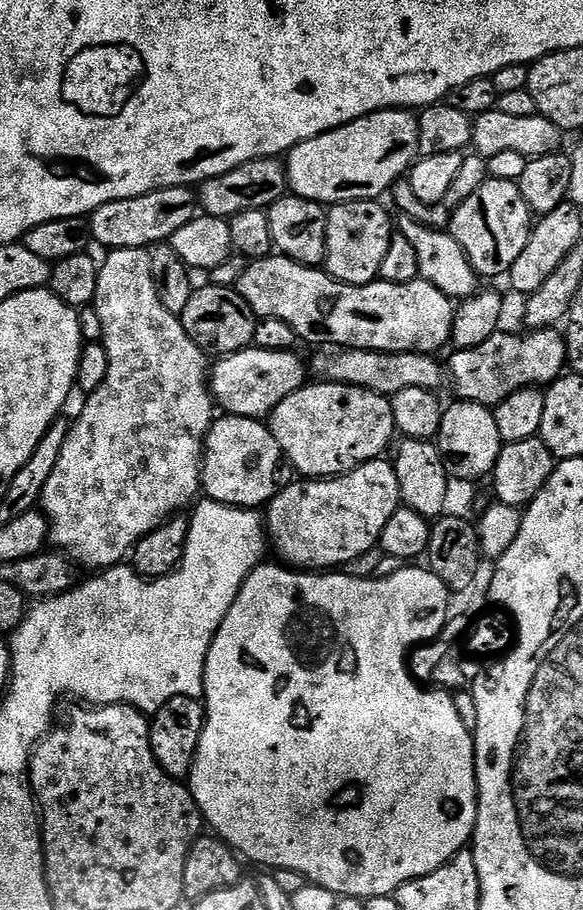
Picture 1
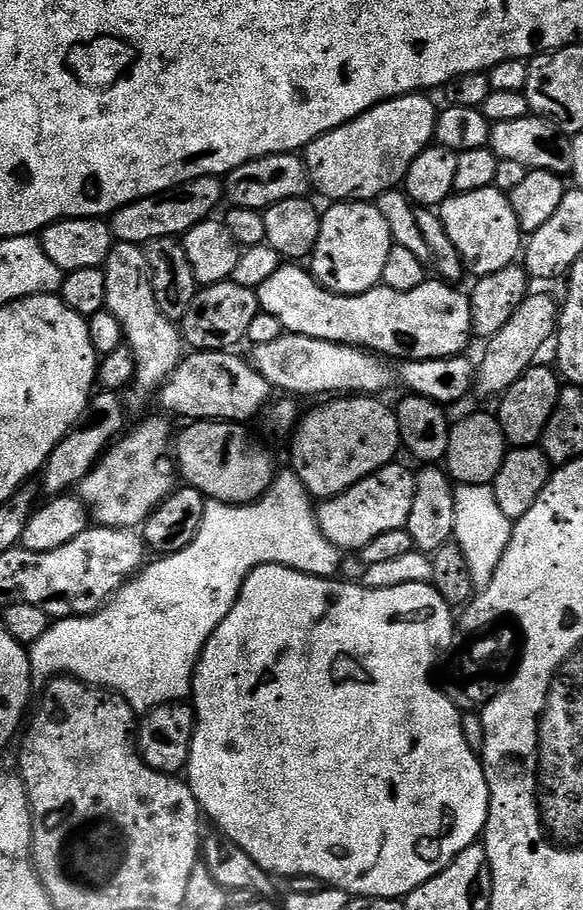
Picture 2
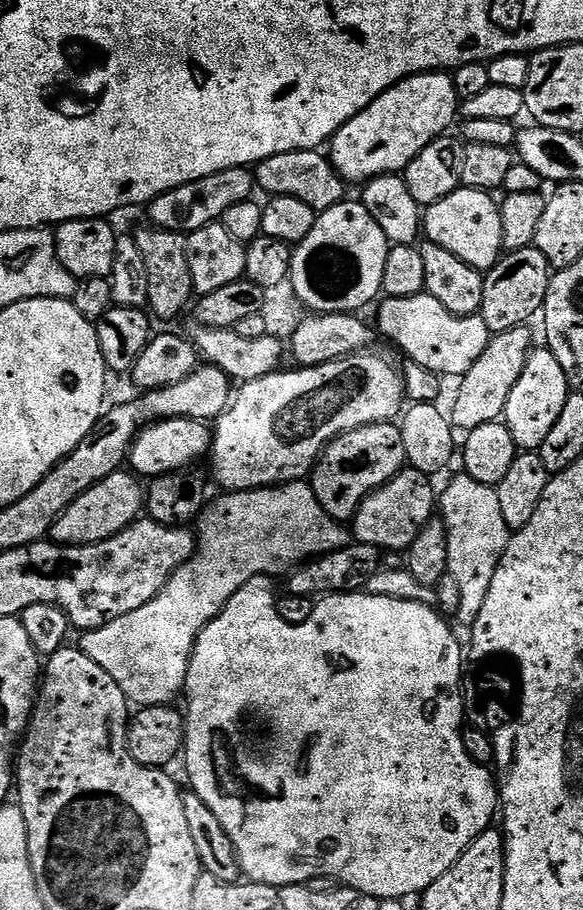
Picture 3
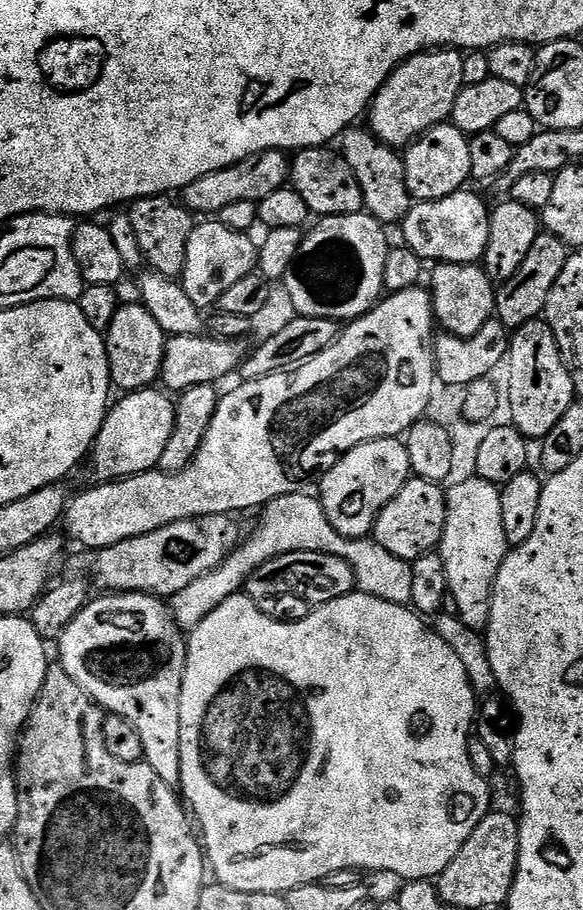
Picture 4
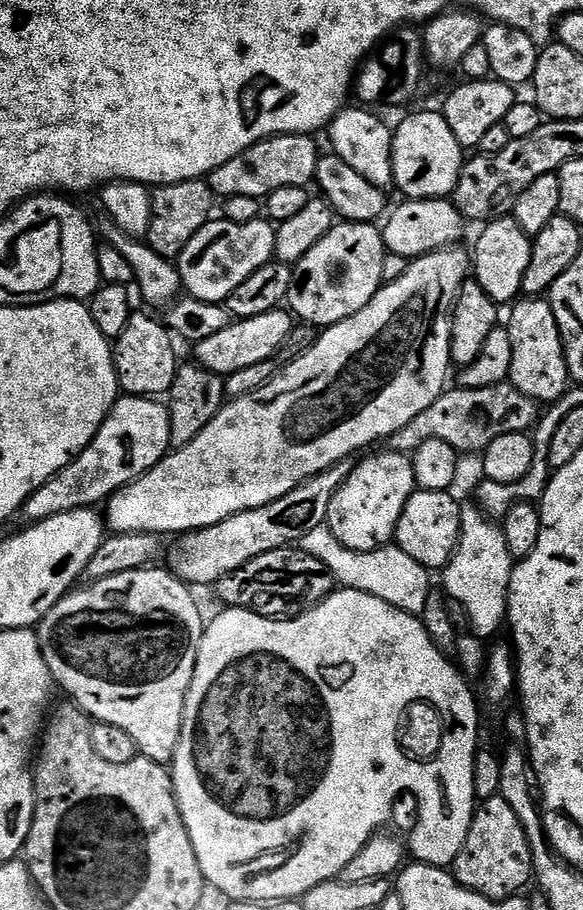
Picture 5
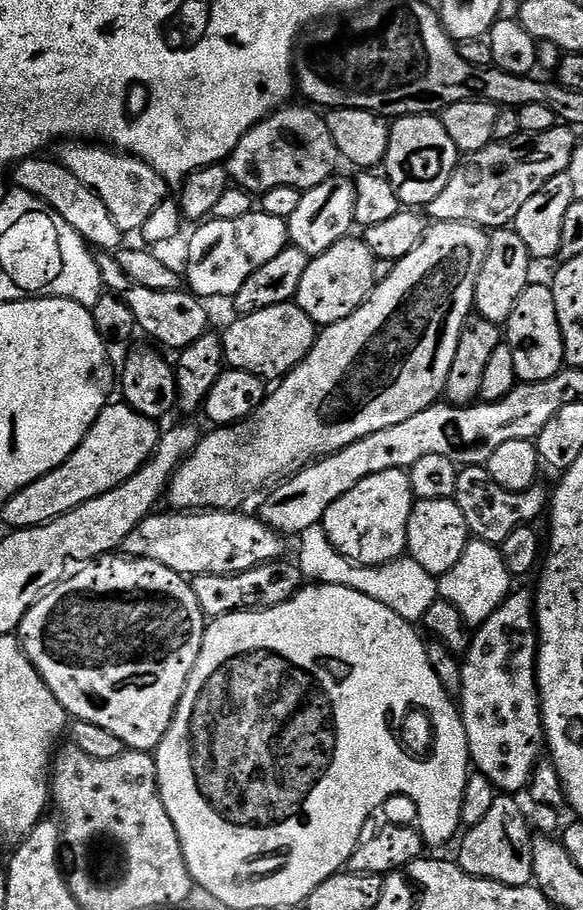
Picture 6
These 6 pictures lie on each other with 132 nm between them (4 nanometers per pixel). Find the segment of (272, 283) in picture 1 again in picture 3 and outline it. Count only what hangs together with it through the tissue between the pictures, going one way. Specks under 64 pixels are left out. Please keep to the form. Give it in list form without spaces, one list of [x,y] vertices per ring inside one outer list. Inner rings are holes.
[[[427,294],[411,296],[410,298],[390,296],[381,299],[379,304],[380,309],[376,312],[376,320],[374,319],[379,335],[381,337],[389,336],[408,355],[407,359],[411,363],[426,366],[426,370],[436,373],[441,378],[447,378],[447,376],[459,378],[466,375],[470,366],[474,366],[474,362],[478,362],[478,358],[482,358],[482,350],[486,350],[490,333],[486,322],[482,322],[479,314],[475,316],[450,314],[450,310],[446,310],[446,306],[442,306],[442,302],[438,302],[438,298]]]

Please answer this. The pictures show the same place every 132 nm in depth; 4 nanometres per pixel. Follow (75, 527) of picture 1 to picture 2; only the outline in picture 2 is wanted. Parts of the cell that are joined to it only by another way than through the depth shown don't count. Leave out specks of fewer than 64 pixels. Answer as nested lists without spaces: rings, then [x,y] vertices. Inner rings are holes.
[[[113,243],[103,270],[106,274],[106,311],[122,322],[126,346],[134,354],[134,388],[140,392],[159,393],[186,355],[181,329],[158,310],[150,266],[146,266],[146,254],[141,245]],[[148,416],[141,424],[133,428],[131,425],[108,447],[78,485],[80,500],[99,527],[139,529],[144,519],[177,487],[174,428],[172,432],[171,426],[163,420],[165,417],[160,416]]]

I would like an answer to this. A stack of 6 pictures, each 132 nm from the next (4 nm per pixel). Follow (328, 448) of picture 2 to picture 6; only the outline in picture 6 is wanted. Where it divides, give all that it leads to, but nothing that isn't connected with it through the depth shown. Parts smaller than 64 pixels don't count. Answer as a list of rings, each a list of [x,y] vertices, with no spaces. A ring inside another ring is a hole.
[[[382,470],[382,474],[370,474],[370,478],[362,478],[354,490],[342,494],[330,510],[326,510],[322,521],[328,541],[353,564],[365,564],[371,568],[379,564],[389,564],[392,560],[399,560],[408,550],[408,523],[414,497],[412,484],[408,481],[408,472],[405,470]]]

